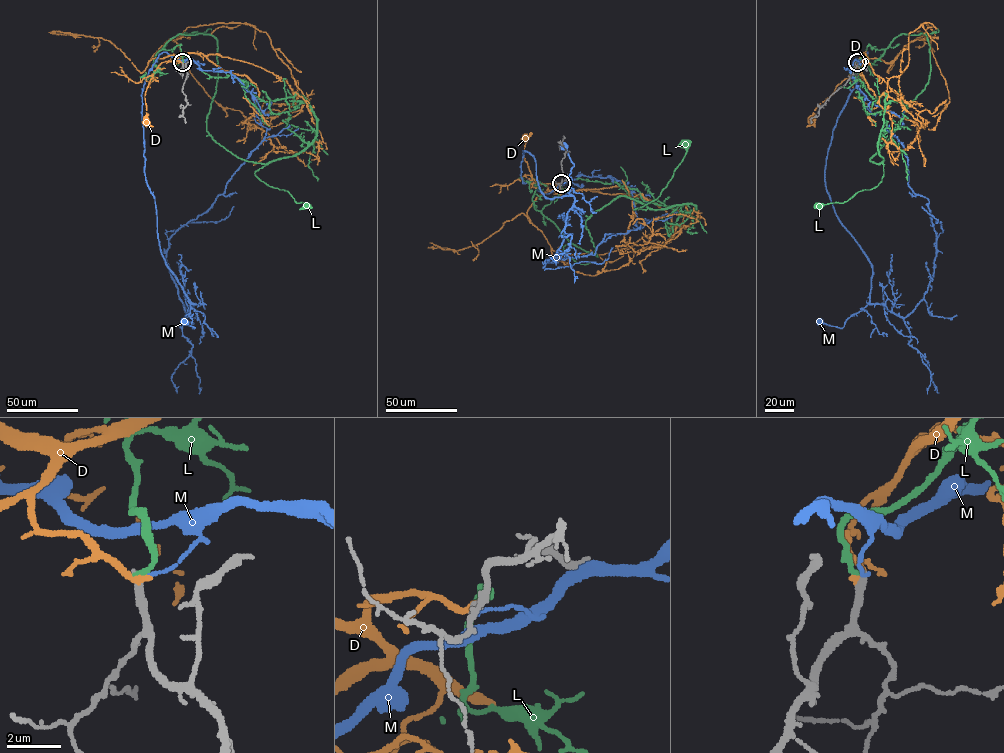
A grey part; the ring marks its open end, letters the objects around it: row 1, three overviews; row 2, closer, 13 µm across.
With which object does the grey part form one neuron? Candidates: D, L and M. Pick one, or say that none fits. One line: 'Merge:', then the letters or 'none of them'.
Merge: none of them

